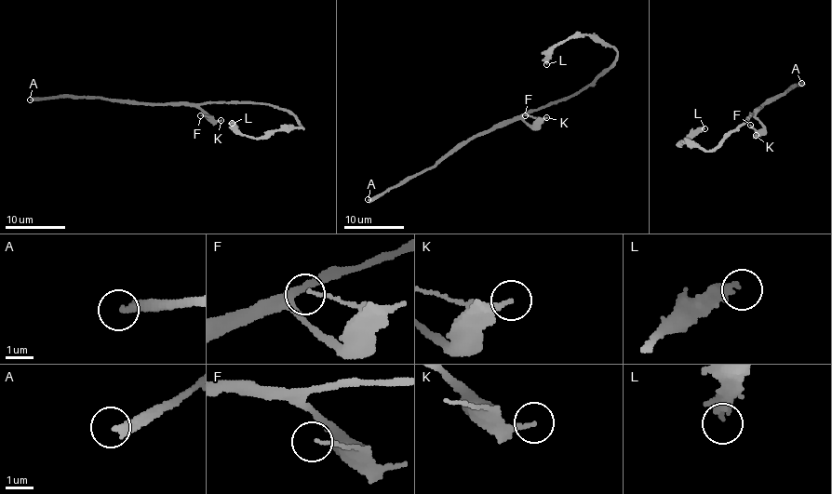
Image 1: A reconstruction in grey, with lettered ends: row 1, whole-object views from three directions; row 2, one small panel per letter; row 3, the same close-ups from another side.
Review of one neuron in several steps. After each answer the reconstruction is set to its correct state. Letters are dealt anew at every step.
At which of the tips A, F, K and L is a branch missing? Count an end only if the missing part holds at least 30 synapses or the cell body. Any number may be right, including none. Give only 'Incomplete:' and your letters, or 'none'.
Incomplete: A

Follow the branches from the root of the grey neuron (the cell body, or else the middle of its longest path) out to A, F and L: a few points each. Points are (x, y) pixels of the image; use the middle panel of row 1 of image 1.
A: (540, 109), (530, 109), (478, 133), (458, 144), (433, 166), (408, 176), (368, 199)
F: (540, 109), (530, 109), (521, 116), (530, 127), (535, 118), (525, 115)
L: (540, 109), (565, 100), (584, 89), (614, 62), (616, 51), (585, 34), (570, 36), (553, 47), (546, 64)

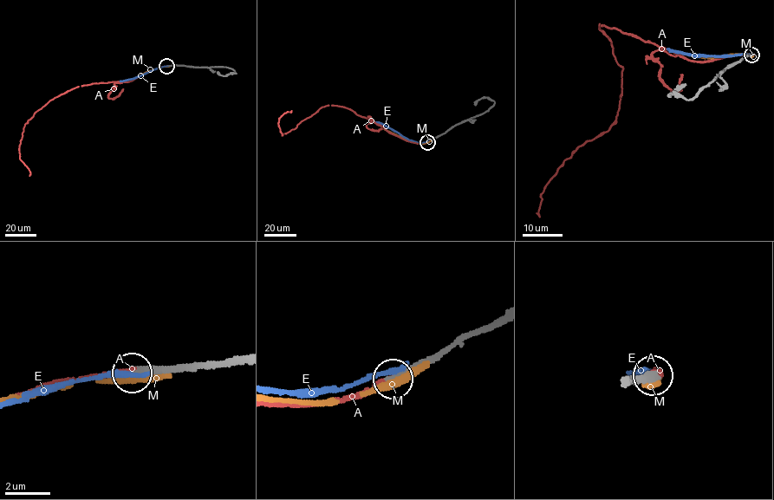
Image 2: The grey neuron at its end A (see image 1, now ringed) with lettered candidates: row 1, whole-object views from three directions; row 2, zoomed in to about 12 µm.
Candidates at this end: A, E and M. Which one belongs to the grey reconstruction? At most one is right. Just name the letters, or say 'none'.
A

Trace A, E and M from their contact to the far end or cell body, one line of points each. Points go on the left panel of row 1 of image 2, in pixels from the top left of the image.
A: (166, 66), (126, 81), (78, 86), (37, 110), (25, 124), (19, 146), (19, 158), (30, 172), (29, 175)
E: (167, 66), (119, 81)
M: (167, 66), (123, 81)

